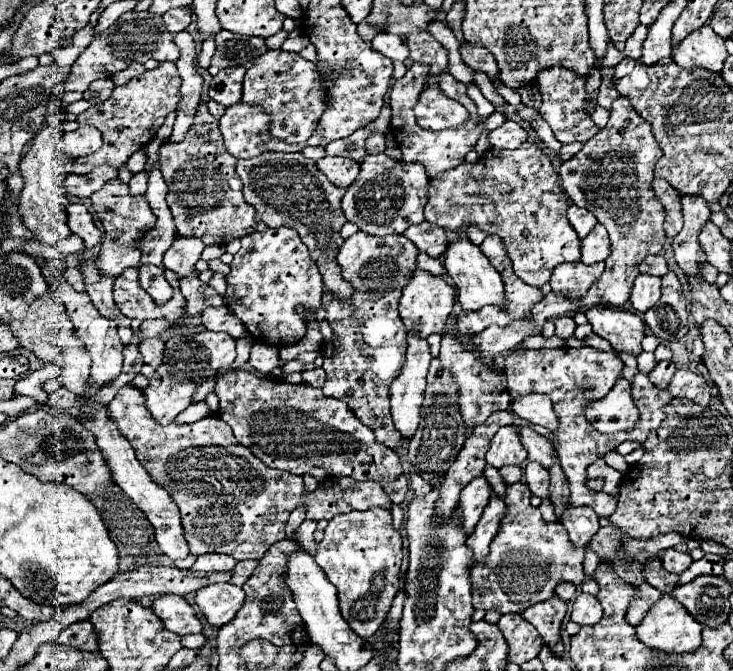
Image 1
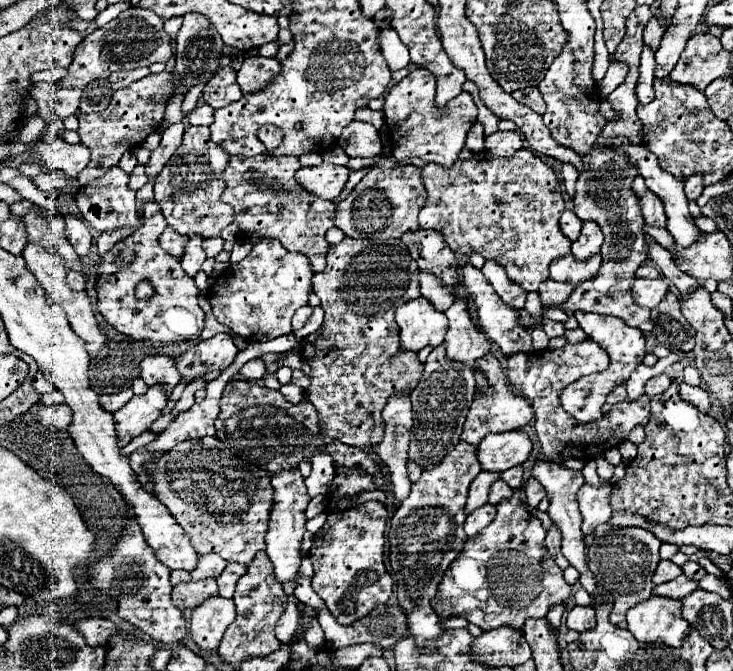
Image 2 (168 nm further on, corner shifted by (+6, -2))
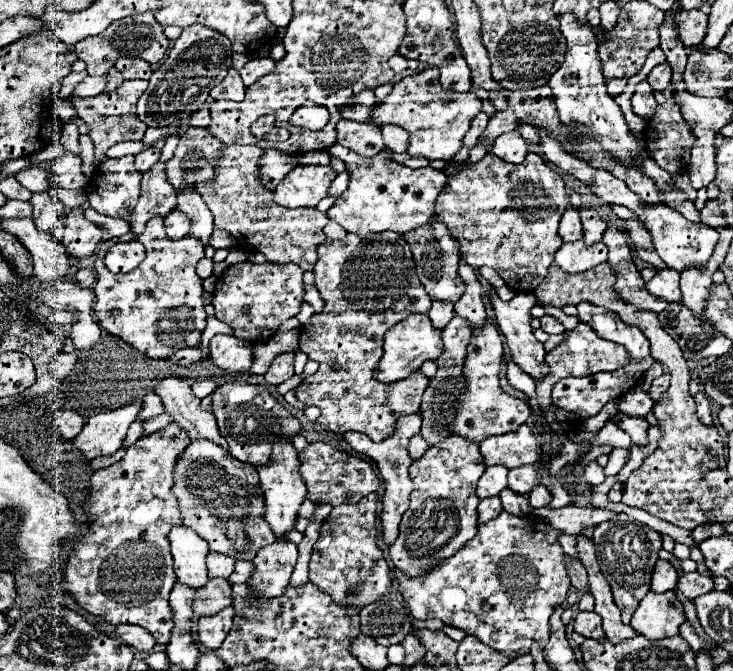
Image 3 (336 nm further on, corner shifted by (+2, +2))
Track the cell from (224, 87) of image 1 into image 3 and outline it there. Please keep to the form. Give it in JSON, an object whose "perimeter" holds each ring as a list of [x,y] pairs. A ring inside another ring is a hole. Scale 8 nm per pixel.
{"perimeter":[[[230,67],[230,69],[228,69],[226,79],[210,91],[210,97],[212,97],[212,99],[242,101],[242,99],[244,99],[244,91],[246,91],[246,87],[244,87],[244,83],[242,83],[242,79],[240,79],[238,71]]]}

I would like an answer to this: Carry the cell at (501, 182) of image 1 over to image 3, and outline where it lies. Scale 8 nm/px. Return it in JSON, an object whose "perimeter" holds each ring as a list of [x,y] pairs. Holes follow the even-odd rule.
{"perimeter":[[[486,153],[478,163],[468,165],[448,179],[446,189],[436,199],[434,219],[448,225],[452,237],[460,243],[462,259],[472,267],[488,265],[498,271],[510,289],[516,293],[532,293],[548,273],[548,265],[554,261],[554,253],[560,249],[562,239],[558,235],[558,221],[568,209],[568,195],[562,177],[536,153],[528,153],[520,165],[508,165],[494,153]]]}

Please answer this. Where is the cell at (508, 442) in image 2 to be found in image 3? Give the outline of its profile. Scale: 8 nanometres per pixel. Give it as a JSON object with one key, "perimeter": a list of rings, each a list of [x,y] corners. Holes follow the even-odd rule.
{"perimeter":[[[520,425],[518,431],[484,439],[480,443],[480,453],[486,465],[504,465],[514,469],[540,459],[540,441],[528,425]]]}

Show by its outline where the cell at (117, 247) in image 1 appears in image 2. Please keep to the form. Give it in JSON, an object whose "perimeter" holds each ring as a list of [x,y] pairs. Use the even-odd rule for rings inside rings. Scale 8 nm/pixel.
{"perimeter":[[[118,165],[112,167],[104,177],[100,177],[100,179],[92,181],[90,185],[82,187],[76,195],[76,203],[78,203],[82,217],[98,233],[114,231],[114,229],[122,229],[122,227],[134,229],[142,223],[142,217],[138,215],[138,209],[136,209],[136,193],[132,189],[128,189],[128,175]]]}

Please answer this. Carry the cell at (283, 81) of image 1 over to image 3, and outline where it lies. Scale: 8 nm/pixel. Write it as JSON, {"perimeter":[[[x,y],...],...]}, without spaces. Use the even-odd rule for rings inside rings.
{"perimeter":[[[256,57],[256,59],[250,59],[250,61],[240,69],[240,77],[242,77],[244,85],[250,87],[254,81],[258,81],[260,77],[268,75],[270,71],[274,71],[274,65],[276,65],[276,61],[270,59],[270,57]]]}

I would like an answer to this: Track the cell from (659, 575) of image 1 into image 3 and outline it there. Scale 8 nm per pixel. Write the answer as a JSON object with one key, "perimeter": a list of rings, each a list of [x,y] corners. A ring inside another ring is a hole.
{"perimeter":[[[698,571],[696,573],[686,573],[678,579],[678,591],[682,591],[688,599],[696,599],[700,595],[706,595],[710,591],[714,591],[714,579],[712,577],[704,577]]]}

